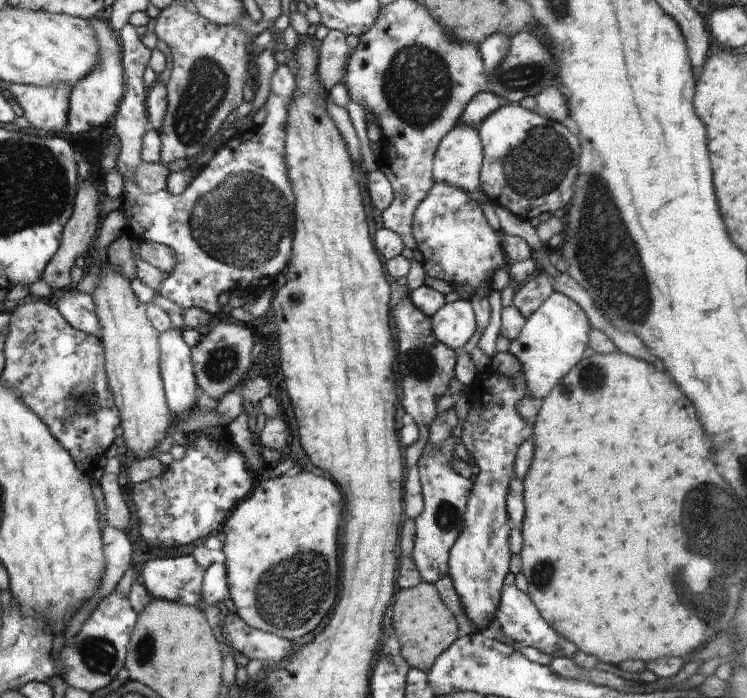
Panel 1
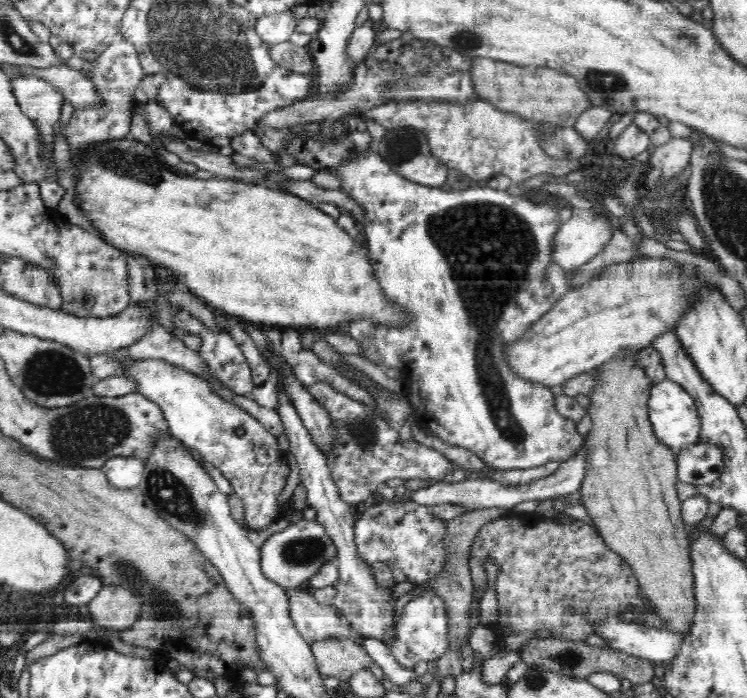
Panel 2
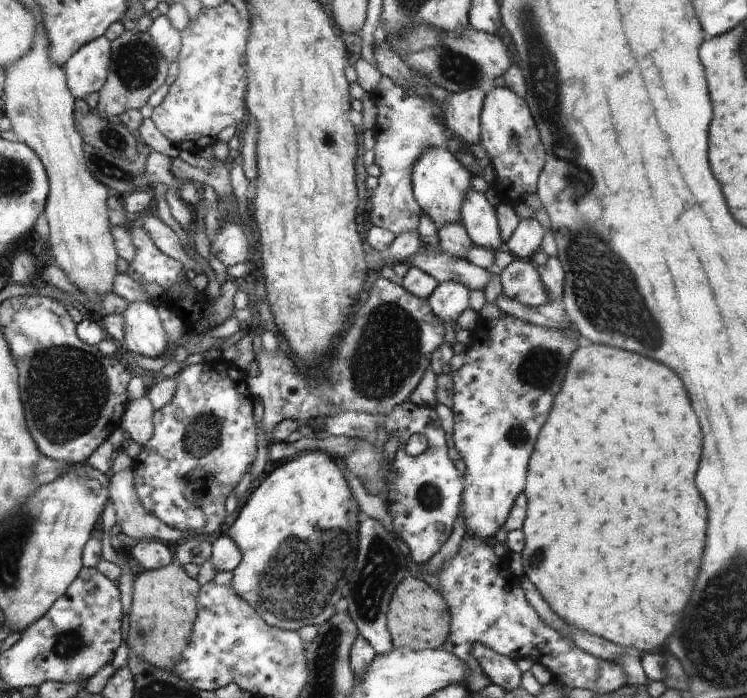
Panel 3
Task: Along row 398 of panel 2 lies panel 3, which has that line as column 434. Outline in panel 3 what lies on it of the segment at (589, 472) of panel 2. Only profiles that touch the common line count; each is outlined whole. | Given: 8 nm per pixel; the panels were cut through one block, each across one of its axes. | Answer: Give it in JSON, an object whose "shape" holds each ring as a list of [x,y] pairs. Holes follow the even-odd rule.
{"shape":[[[414,576],[404,577],[389,602],[387,627],[394,648],[408,647],[413,651],[440,649],[451,634],[450,608],[438,591]]]}

